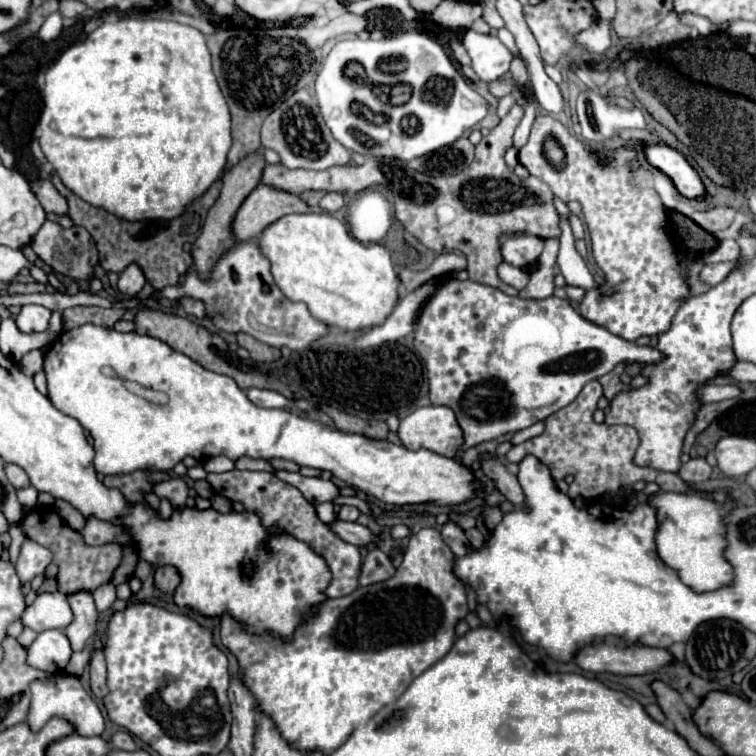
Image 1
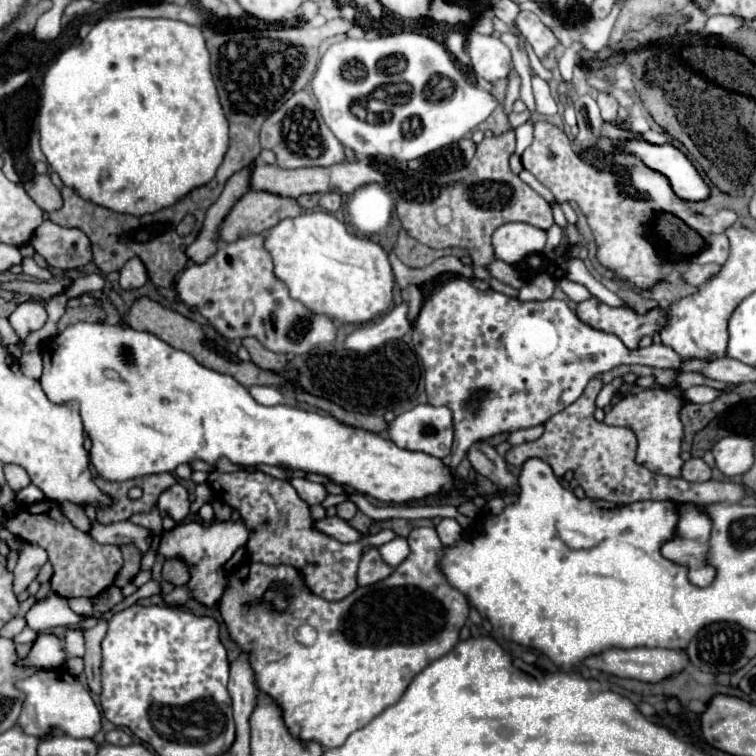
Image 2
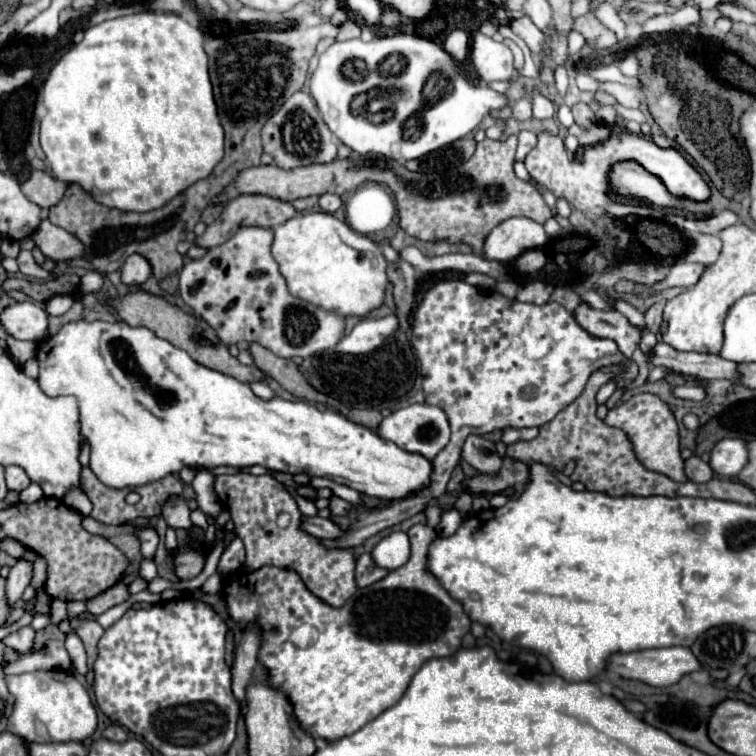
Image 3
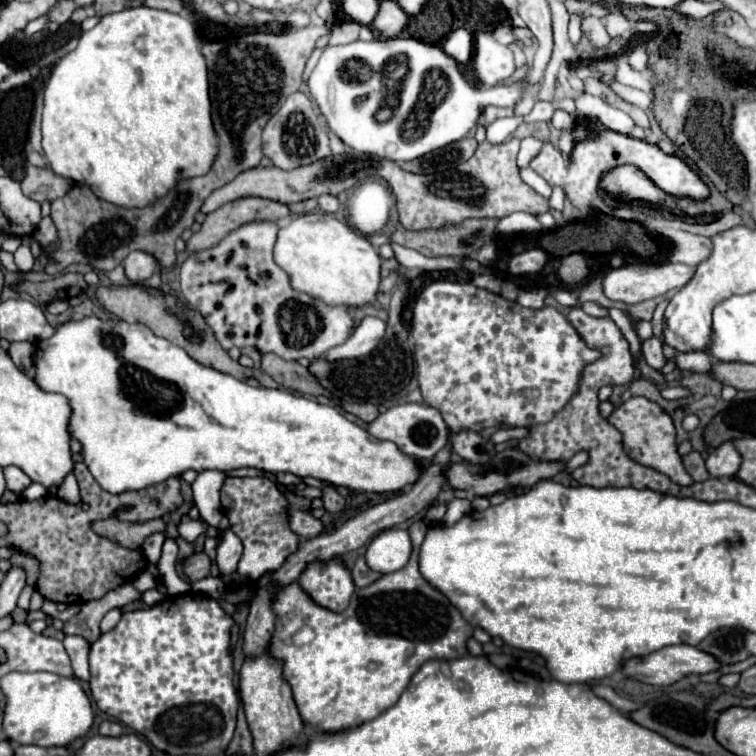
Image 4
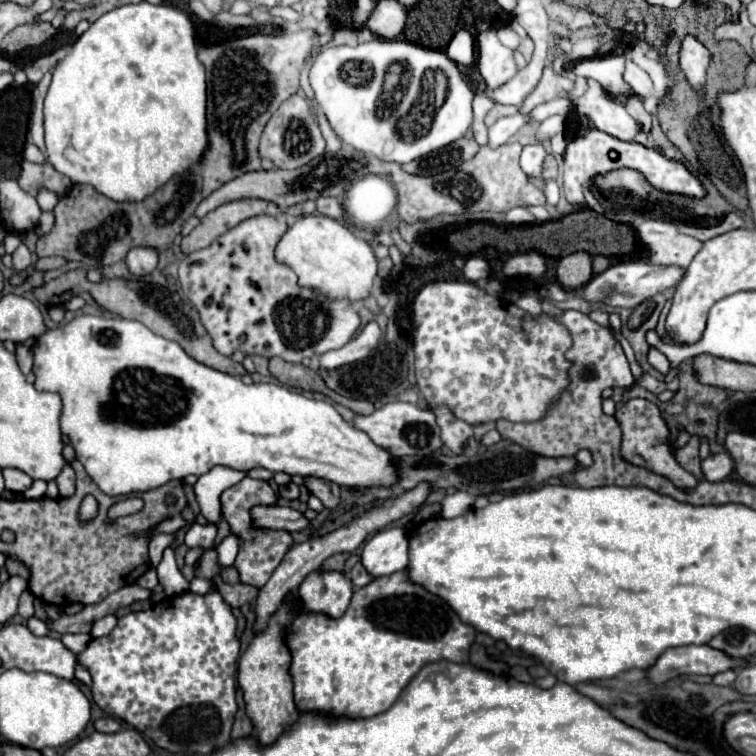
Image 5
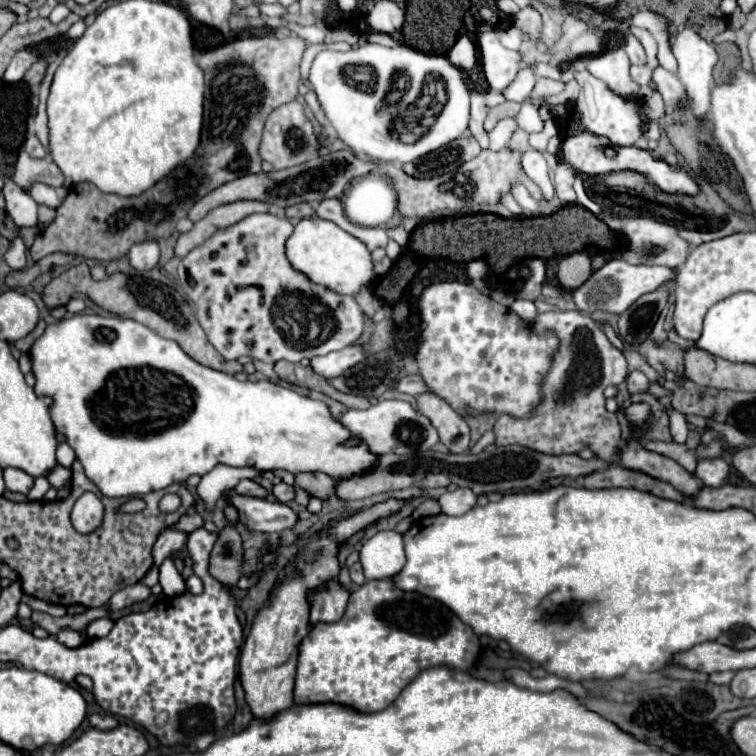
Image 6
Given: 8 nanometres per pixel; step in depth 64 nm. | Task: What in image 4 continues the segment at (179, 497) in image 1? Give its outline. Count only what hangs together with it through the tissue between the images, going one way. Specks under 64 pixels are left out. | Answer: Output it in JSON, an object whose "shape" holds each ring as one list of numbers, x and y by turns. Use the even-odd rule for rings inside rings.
{"shape":[[188,516,182,518,182,522,178,524,178,532,180,532,180,536,182,536,186,542,194,542,200,534,212,536,212,538,218,534,216,528,208,526,206,522,194,522,194,520,190,520]]}

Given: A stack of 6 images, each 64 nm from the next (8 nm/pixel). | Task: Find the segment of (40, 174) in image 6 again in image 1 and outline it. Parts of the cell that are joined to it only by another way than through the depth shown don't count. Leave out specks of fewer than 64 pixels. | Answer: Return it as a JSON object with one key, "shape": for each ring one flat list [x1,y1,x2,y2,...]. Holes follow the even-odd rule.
{"shape":[[36,180,30,186,32,186,32,192,36,194,38,202,42,204,42,208,46,212,66,214,68,204,66,204,66,200,60,196,60,192,54,188,54,184,50,180]]}

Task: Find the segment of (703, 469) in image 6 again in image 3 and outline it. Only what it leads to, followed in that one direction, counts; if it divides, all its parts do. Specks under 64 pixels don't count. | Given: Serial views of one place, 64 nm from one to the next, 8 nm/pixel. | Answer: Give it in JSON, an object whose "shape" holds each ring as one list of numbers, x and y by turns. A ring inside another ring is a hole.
{"shape":[[738,438,720,440,710,452,710,468,714,470,714,474,734,478,748,462,748,450,744,448,744,444,746,442]]}

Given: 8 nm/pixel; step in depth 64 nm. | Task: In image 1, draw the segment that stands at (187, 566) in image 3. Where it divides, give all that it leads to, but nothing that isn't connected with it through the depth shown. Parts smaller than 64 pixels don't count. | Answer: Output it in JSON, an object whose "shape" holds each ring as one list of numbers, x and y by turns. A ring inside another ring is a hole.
{"shape":[[160,566,154,574,154,580,156,580,156,586,160,592,172,594,176,590,176,586,180,584,180,574,174,566]]}

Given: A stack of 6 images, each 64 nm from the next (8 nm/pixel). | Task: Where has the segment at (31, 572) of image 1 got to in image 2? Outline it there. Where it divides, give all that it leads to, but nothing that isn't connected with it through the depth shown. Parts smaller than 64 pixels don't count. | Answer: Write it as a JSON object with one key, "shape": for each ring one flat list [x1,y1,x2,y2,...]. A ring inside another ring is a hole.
{"shape":[[24,544,20,556,18,556,18,562,16,562,16,568,14,568,14,594,20,596,28,584,36,578,38,574,38,568,48,560,48,554,36,546,36,544]]}

